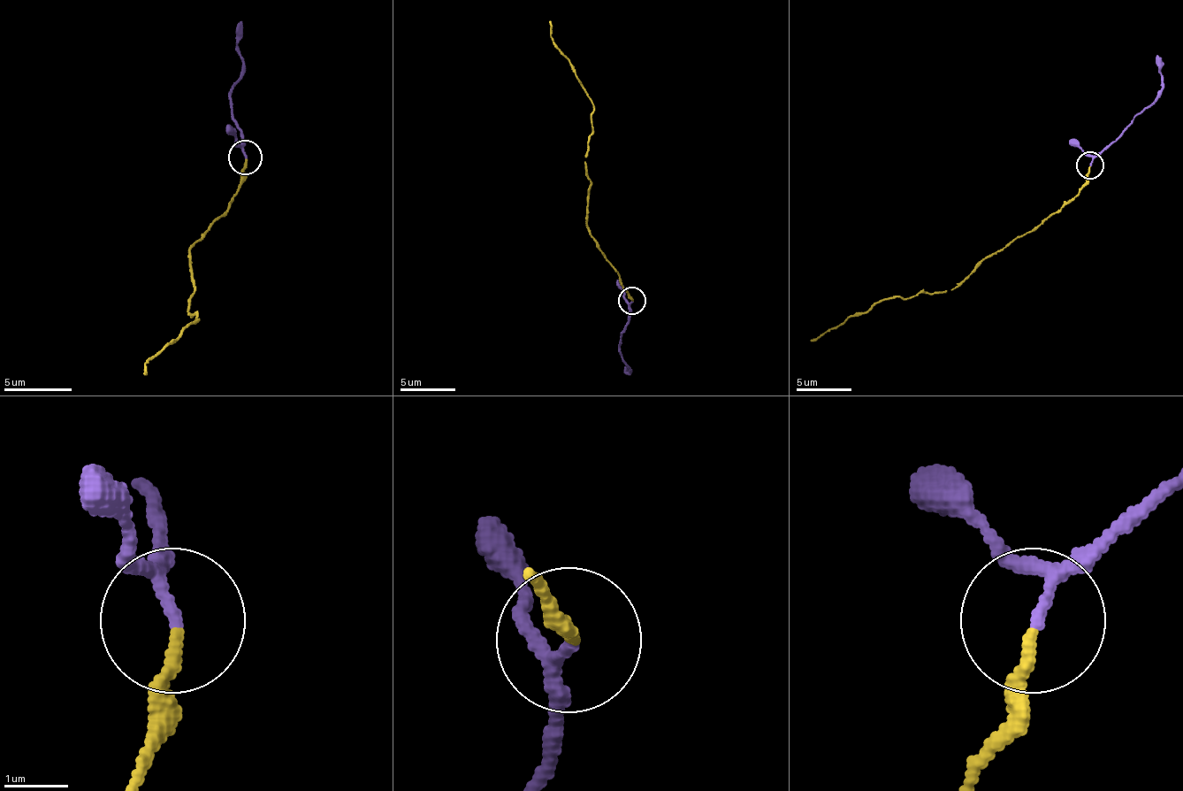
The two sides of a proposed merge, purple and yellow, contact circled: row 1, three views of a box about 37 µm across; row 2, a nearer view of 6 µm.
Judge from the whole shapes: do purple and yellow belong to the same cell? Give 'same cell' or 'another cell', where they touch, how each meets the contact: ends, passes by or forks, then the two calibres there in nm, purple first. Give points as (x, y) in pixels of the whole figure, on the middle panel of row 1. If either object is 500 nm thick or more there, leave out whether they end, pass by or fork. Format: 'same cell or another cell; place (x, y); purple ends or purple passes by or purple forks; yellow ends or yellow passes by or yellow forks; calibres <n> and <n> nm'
same cell; place (631, 300); purple passes by; yellow ends; calibres 130 and 170 nm

